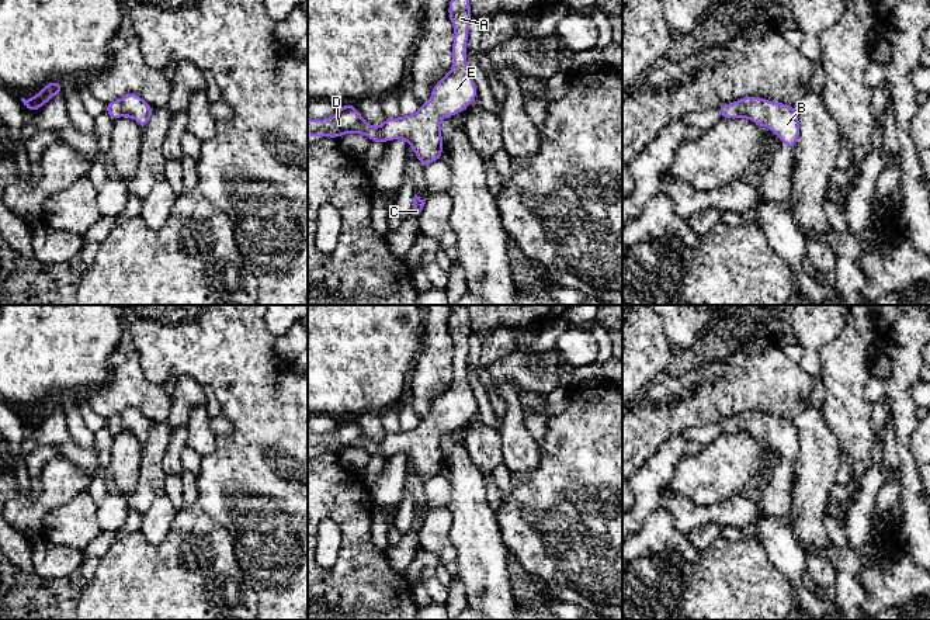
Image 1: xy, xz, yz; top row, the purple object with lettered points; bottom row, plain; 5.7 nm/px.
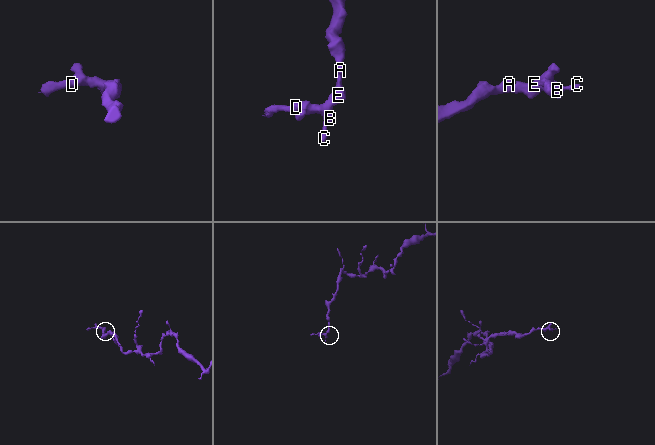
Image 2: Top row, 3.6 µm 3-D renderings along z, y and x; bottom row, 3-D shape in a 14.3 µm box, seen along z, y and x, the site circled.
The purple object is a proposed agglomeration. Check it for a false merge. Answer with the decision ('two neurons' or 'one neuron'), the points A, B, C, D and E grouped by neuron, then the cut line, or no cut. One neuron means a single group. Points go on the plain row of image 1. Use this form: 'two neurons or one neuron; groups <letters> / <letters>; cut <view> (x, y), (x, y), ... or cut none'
one neuron; groups A B C D E; cut none

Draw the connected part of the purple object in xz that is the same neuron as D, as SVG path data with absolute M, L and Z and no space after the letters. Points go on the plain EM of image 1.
M465 305L451 308L448 332L455 347L452 354L454 380L450 388L434 399L430 416L421 419L417 427L399 433L386 432L384 439L376 443L367 439L353 419L343 419L333 432L308 433L308 450L337 454L344 448L362 448L372 457L402 453L414 465L423 482L441 475L441 433L465 426L478 413L478 405L465 371L468 339L472 333L469 311Z

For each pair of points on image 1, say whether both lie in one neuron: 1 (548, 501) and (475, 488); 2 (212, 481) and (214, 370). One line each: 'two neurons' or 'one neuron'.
1: two neurons
2: one neuron

